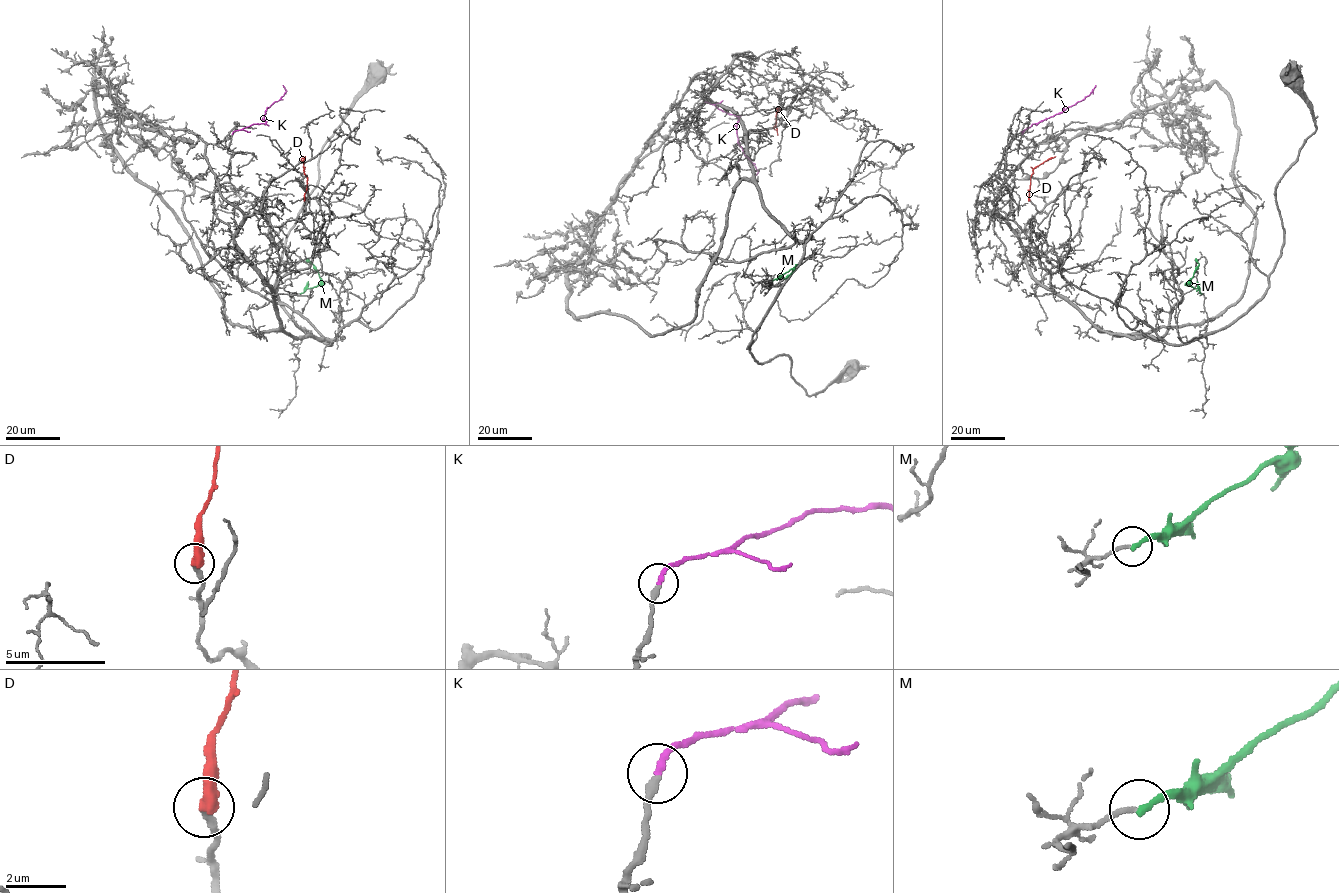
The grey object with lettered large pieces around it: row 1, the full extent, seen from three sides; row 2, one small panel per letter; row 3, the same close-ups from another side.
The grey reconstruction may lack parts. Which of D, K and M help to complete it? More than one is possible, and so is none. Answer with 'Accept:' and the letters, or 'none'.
Accept: D, K

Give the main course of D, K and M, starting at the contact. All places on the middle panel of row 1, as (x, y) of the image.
D: (776, 109), (780, 110), (776, 113), (778, 135)
K: (704, 101), (738, 118), (738, 144), (757, 169), (755, 175)
M: (772, 280), (793, 270), (786, 278), (779, 275)

